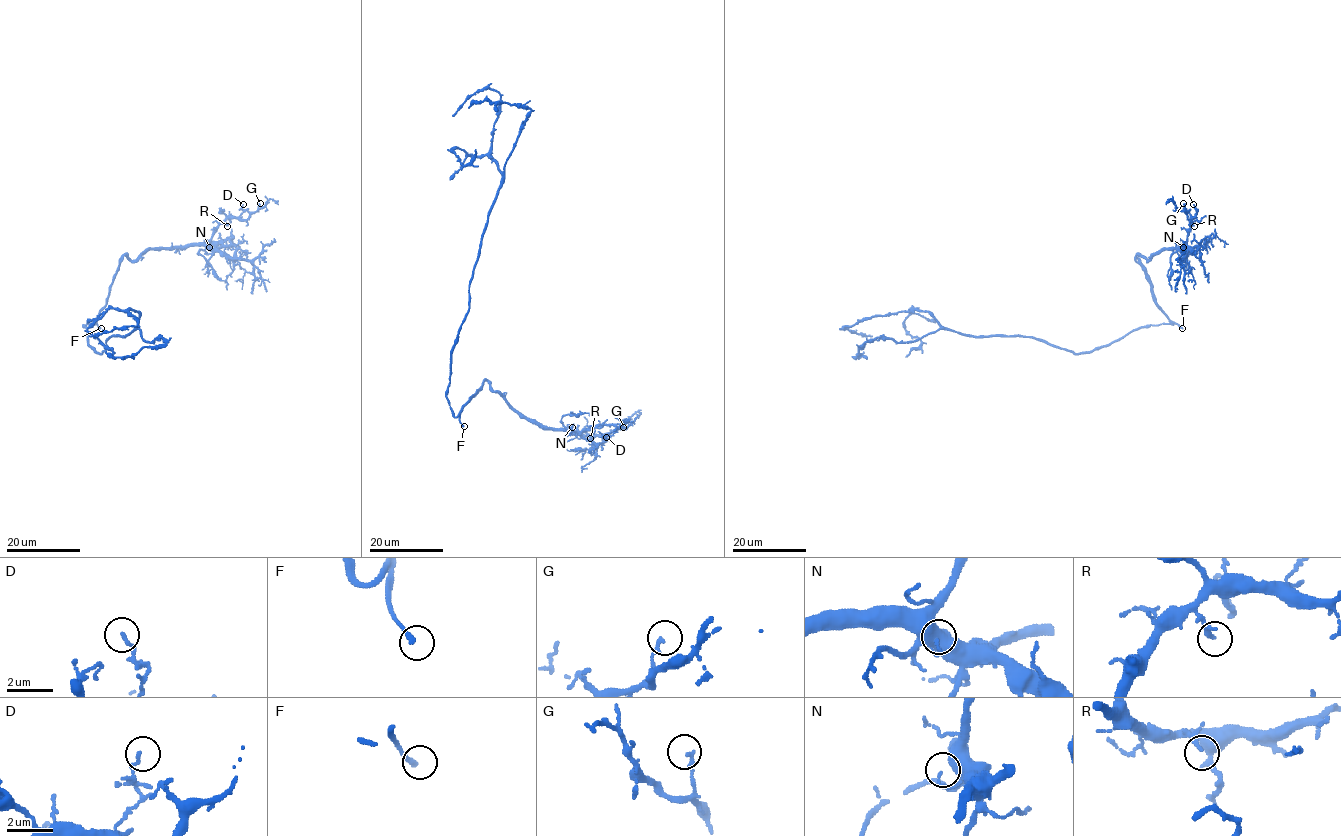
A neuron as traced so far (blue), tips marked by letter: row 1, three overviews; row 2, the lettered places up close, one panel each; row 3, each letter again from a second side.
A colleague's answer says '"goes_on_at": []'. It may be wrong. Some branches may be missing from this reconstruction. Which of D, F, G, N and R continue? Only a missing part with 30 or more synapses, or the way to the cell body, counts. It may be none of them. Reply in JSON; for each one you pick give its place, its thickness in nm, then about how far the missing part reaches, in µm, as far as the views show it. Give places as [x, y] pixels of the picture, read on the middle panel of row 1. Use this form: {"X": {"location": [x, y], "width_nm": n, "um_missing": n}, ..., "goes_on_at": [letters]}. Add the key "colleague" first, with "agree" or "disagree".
{"colleague": "disagree", "F": {"location": [464, 426], "width_nm": 190, "um_missing": 70}, "goes_on_at": ["F"]}

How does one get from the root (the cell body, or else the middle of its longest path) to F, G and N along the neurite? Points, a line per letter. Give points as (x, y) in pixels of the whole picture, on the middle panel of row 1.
F: (451, 359), (446, 398), (452, 414), (459, 417), (464, 426)
G: (451, 359), (446, 398), (455, 417), (487, 381), (513, 408), (547, 427), (582, 434), (604, 434), (623, 427)
N: (451, 359), (446, 398), (455, 417), (487, 381), (527, 418), (547, 427), (568, 430), (572, 427)

